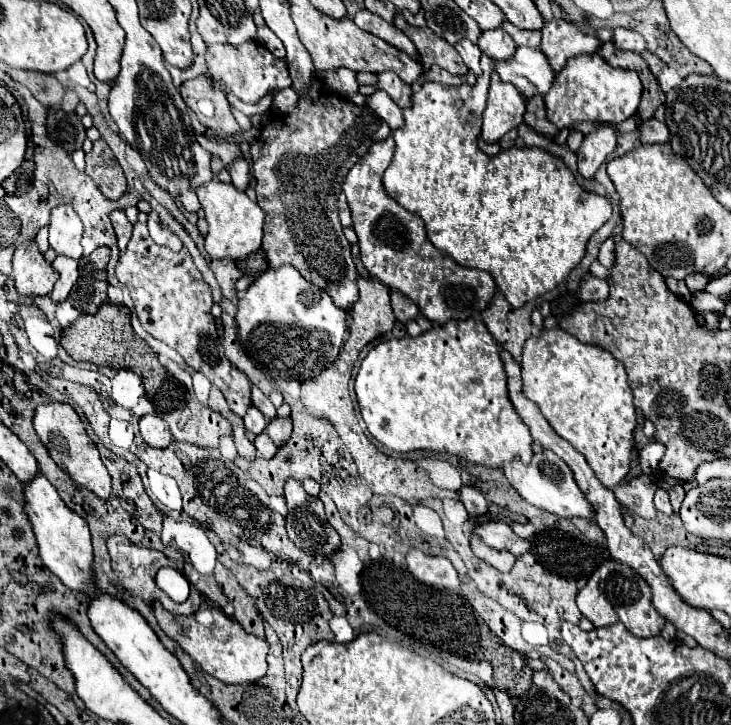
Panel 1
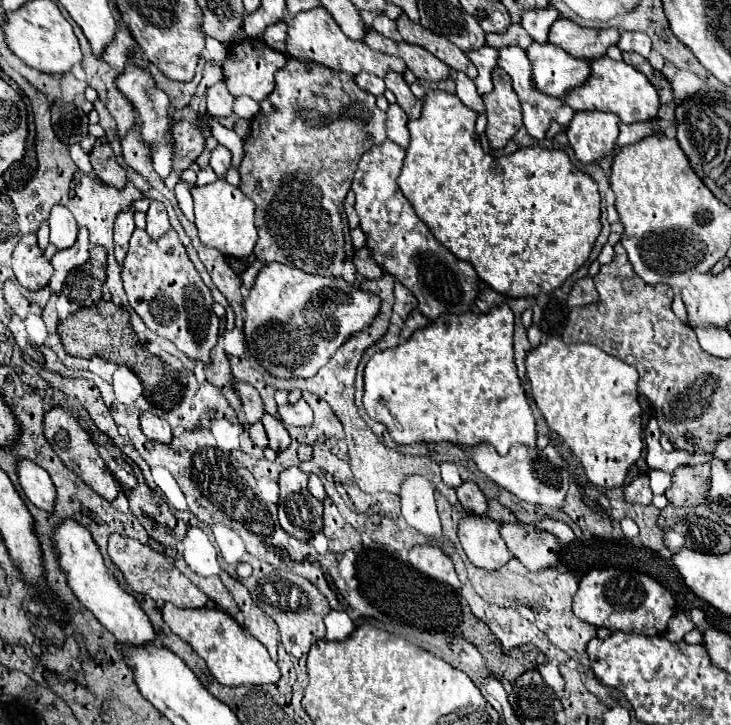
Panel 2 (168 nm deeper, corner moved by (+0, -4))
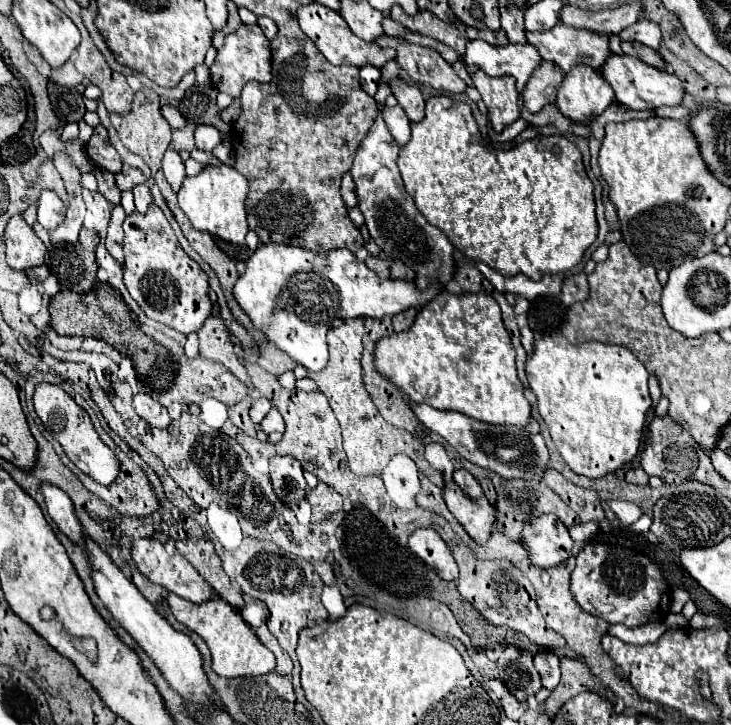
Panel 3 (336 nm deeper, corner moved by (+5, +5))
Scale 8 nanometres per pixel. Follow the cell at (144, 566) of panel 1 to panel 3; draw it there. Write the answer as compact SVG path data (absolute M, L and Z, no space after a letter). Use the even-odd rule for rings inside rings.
M134 539L132 541L132 561L136 563L138 571L148 577L152 583L162 585L164 589L168 589L170 593L176 593L178 597L184 597L186 601L192 603L204 603L212 597L212 587L198 575L198 571L176 551L168 551L164 543L160 543L158 539Z

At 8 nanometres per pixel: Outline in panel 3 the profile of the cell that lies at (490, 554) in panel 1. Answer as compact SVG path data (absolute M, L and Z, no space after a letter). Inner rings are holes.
M446 483L444 501L450 509L450 513L458 519L458 523L464 527L464 531L478 543L484 545L490 541L490 535L496 525L496 509L484 499L468 499L456 483Z

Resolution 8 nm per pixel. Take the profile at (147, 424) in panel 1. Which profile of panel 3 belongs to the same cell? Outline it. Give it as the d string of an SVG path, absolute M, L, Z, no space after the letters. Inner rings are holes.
M144 393L134 395L134 409L136 409L138 417L142 417L152 427L166 429L170 425L168 411L160 403L156 403L152 397L144 395Z

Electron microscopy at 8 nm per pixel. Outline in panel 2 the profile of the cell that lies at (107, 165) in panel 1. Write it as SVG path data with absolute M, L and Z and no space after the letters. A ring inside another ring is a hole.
M97 138L93 150L91 150L91 164L93 164L93 172L97 178L101 178L105 184L111 184L115 188L123 188L127 184L127 176L125 176L125 168L117 164L113 150L107 142L107 138Z

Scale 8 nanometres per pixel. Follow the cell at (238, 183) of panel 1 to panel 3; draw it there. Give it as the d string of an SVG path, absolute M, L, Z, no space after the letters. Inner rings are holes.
M198 125L194 137L196 137L196 147L200 151L206 151L206 153L210 153L220 143L218 129L210 127L210 125Z

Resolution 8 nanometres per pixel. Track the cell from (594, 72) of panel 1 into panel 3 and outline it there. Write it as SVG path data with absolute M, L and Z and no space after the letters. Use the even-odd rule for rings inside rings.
M610 53L604 67L600 67L600 75L612 85L616 93L616 101L630 109L658 109L662 105L678 105L684 95L684 89L676 75L650 67L638 57L630 57L630 55Z

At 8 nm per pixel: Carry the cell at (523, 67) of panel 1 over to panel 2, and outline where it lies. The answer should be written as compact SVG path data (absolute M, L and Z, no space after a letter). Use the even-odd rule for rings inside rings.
M533 42L527 48L527 56L533 64L535 86L549 96L559 98L569 90L583 86L589 78L591 60L575 58L559 46Z

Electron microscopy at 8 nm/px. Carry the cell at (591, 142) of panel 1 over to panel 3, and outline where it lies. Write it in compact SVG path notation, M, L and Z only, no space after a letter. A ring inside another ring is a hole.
M574 67L558 89L556 107L576 125L590 125L614 101L614 91L590 67Z

